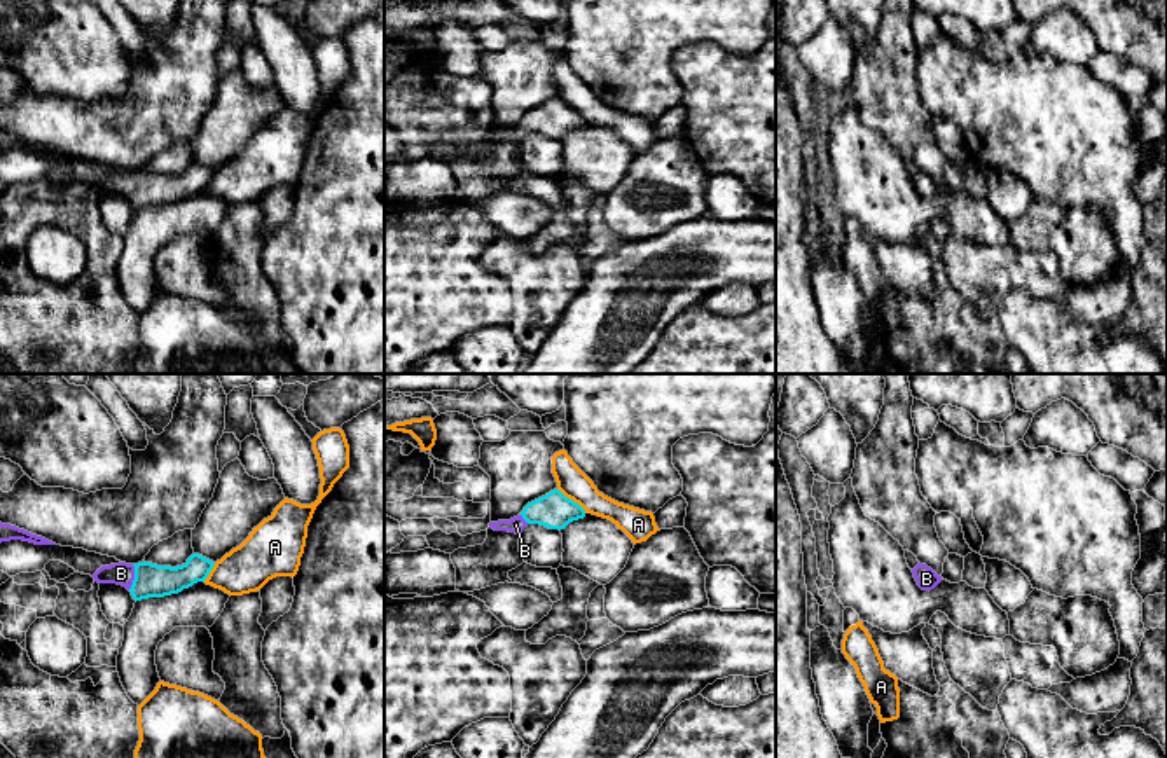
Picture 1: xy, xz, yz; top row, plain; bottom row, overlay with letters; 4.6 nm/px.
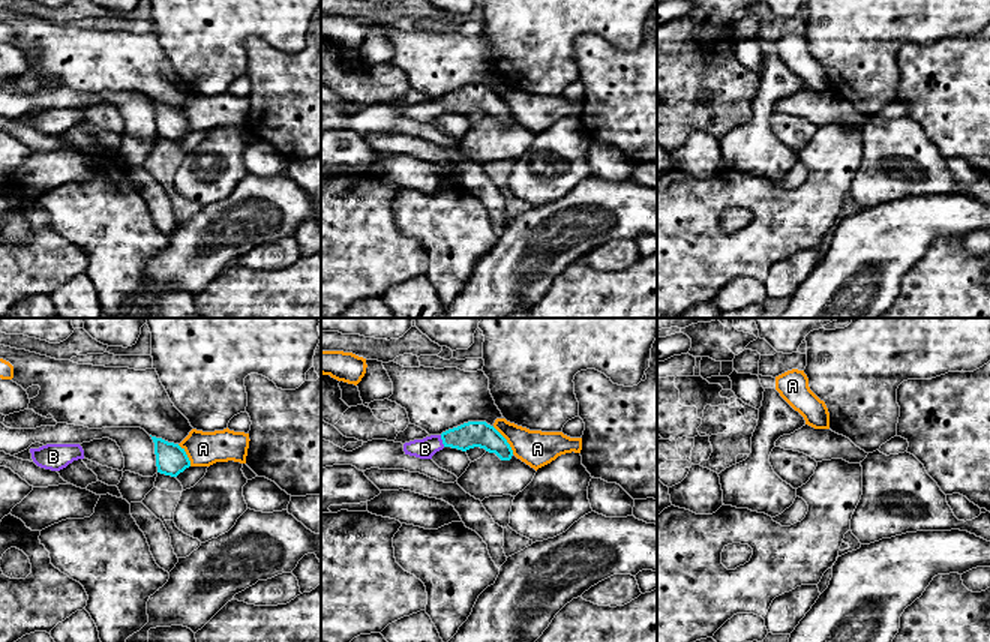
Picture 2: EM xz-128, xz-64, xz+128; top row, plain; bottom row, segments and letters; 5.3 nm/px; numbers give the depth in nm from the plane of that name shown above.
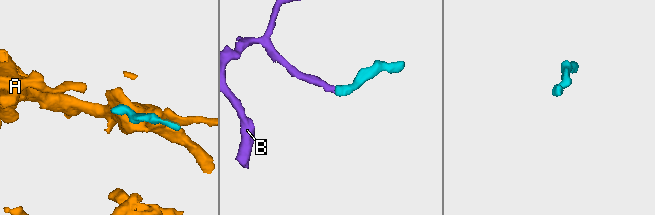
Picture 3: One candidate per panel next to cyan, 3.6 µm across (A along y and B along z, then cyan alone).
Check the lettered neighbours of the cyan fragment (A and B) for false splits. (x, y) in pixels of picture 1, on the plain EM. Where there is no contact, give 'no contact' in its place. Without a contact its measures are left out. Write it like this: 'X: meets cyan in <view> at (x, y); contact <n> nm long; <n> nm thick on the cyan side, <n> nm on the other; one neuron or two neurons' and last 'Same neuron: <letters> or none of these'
A: meets cyan in xz at (572, 109); contact 180 nm long; 170 nm thick on the cyan side, 140 nm on the other; two neurons
B: meets cyan in xy at (135, 186); contact 120 nm long; 160 nm thick on the cyan side, 100 nm on the other; one neuron
Same neuron: B

